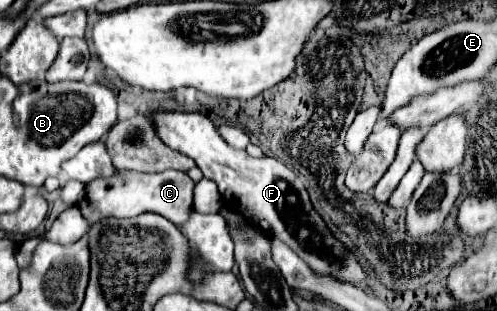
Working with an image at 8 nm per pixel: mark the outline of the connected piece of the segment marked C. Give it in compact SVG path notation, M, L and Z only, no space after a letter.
M123 171L113 177L99 177L83 189L79 197L79 209L87 221L99 221L99 217L135 217L145 211L159 213L171 223L181 225L187 221L187 213L193 211L193 187L195 183L183 171L161 171L161 173L135 173Z

